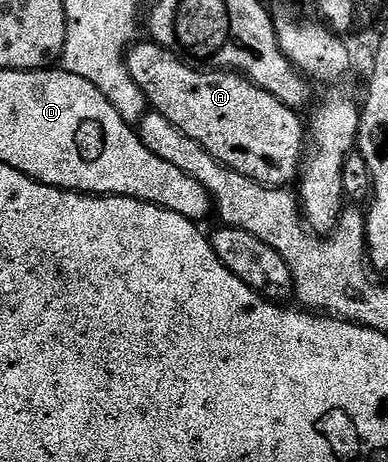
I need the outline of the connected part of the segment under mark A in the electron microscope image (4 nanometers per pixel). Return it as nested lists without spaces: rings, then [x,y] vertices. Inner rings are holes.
[[[152,40],[134,44],[125,54],[125,66],[133,82],[143,91],[145,98],[156,112],[163,114],[183,135],[195,139],[219,164],[233,169],[247,179],[261,185],[289,187],[298,180],[307,148],[307,125],[298,110],[287,107],[254,81],[232,71],[206,71],[201,67],[185,64],[180,57],[169,53]]]

